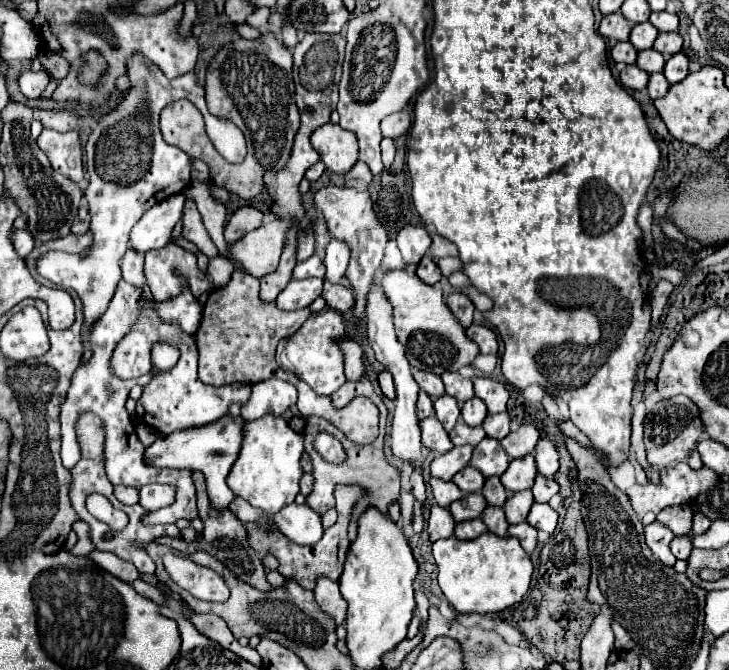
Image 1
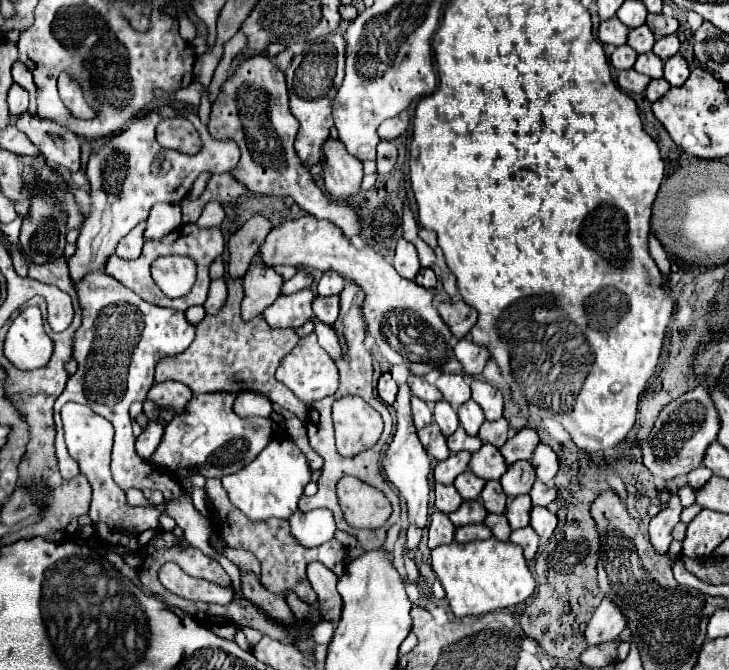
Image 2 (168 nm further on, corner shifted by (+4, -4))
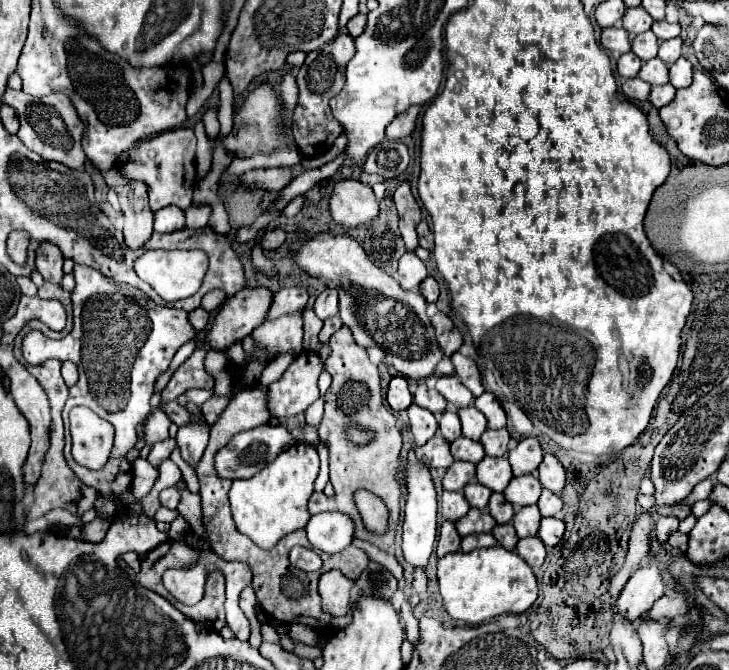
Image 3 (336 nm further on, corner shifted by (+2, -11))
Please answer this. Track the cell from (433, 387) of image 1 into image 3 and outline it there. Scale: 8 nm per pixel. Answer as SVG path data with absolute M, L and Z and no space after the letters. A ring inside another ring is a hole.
M419 384L417 392L415 392L415 404L431 410L435 416L443 414L447 408L447 400L437 390L429 390L425 384Z

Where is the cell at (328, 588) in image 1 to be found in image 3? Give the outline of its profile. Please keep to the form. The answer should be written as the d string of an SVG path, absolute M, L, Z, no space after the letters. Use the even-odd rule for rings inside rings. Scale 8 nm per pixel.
M329 570L319 580L319 594L323 598L323 610L331 616L345 616L349 610L353 580L339 570Z

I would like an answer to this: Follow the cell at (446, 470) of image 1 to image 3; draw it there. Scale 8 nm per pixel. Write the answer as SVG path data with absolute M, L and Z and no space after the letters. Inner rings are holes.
M453 462L443 478L443 490L463 490L475 478L475 464Z

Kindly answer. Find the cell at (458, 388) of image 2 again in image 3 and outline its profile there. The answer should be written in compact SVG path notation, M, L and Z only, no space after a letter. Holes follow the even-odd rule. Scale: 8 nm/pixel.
M443 376L437 378L437 386L435 386L449 404L453 404L455 408L465 408L473 404L473 394L461 384L461 380L457 376Z

